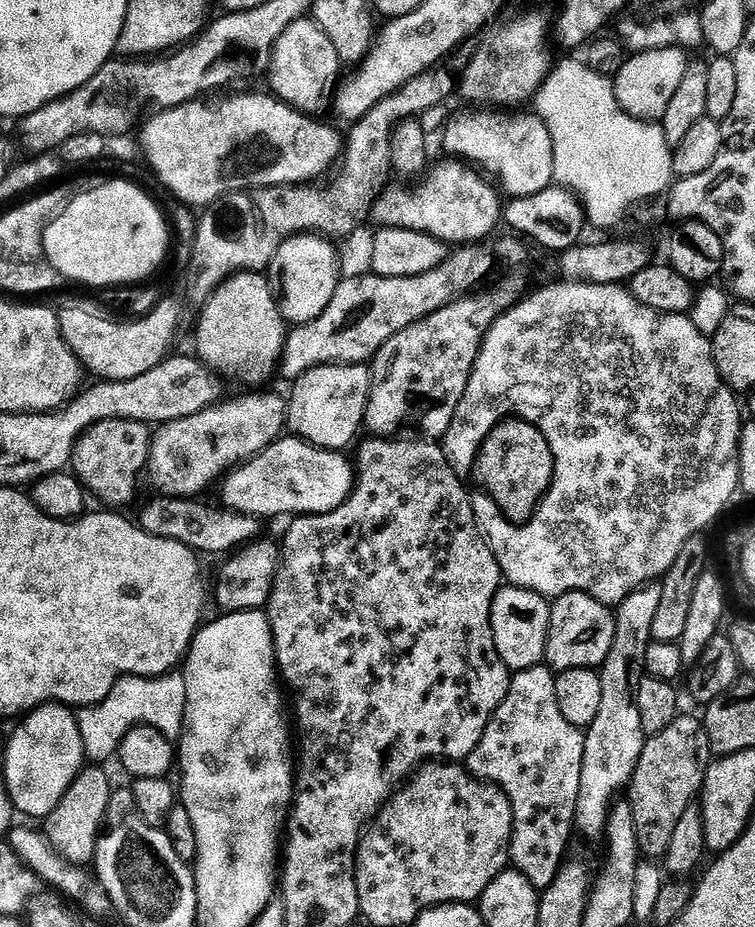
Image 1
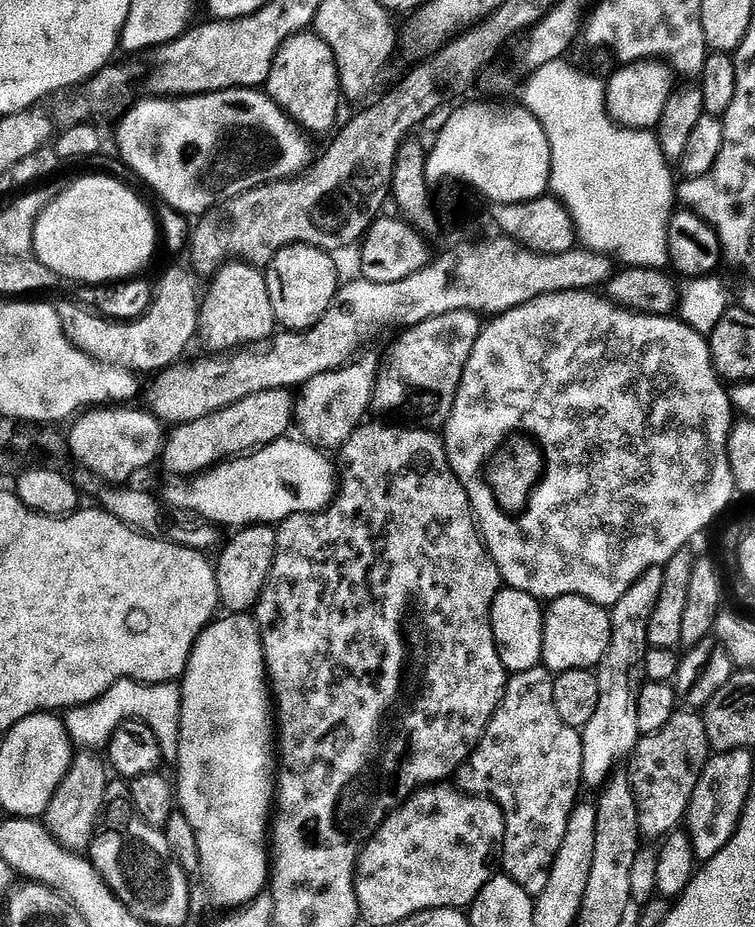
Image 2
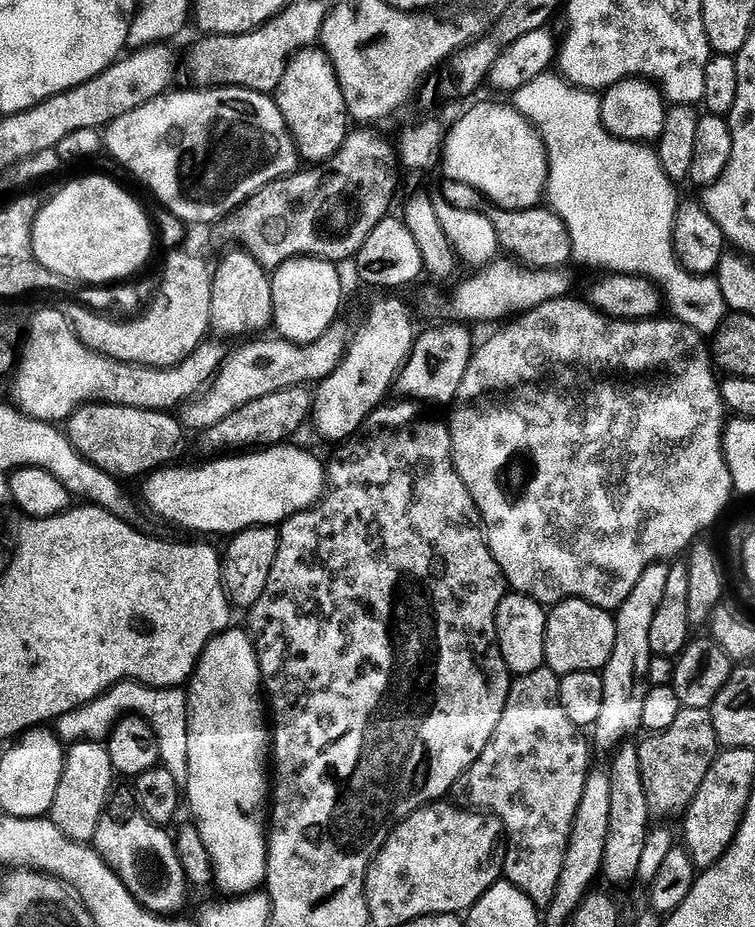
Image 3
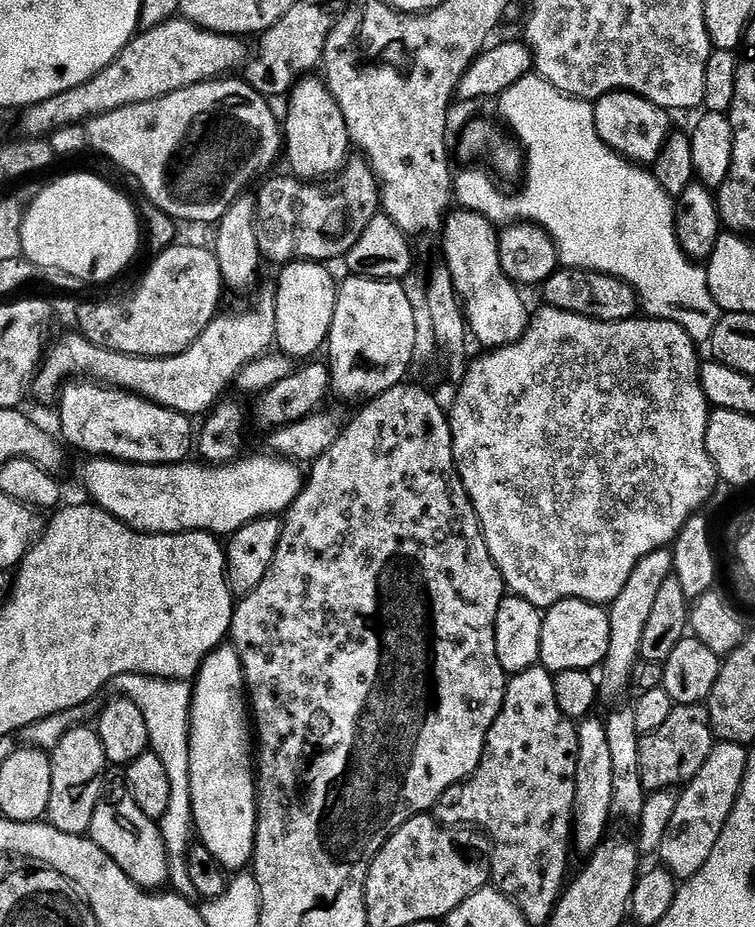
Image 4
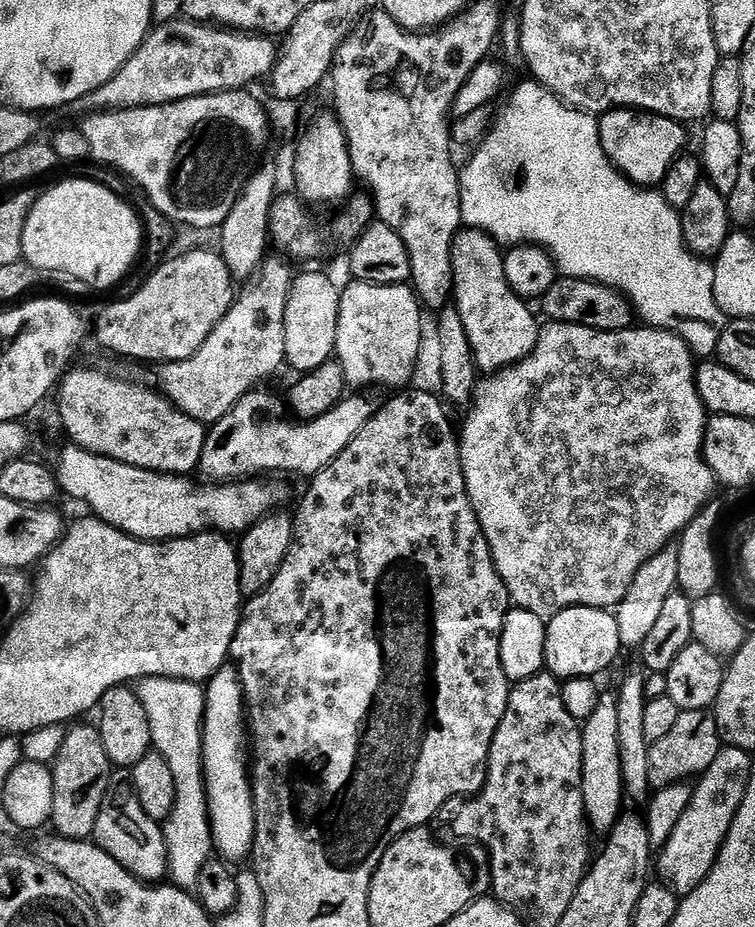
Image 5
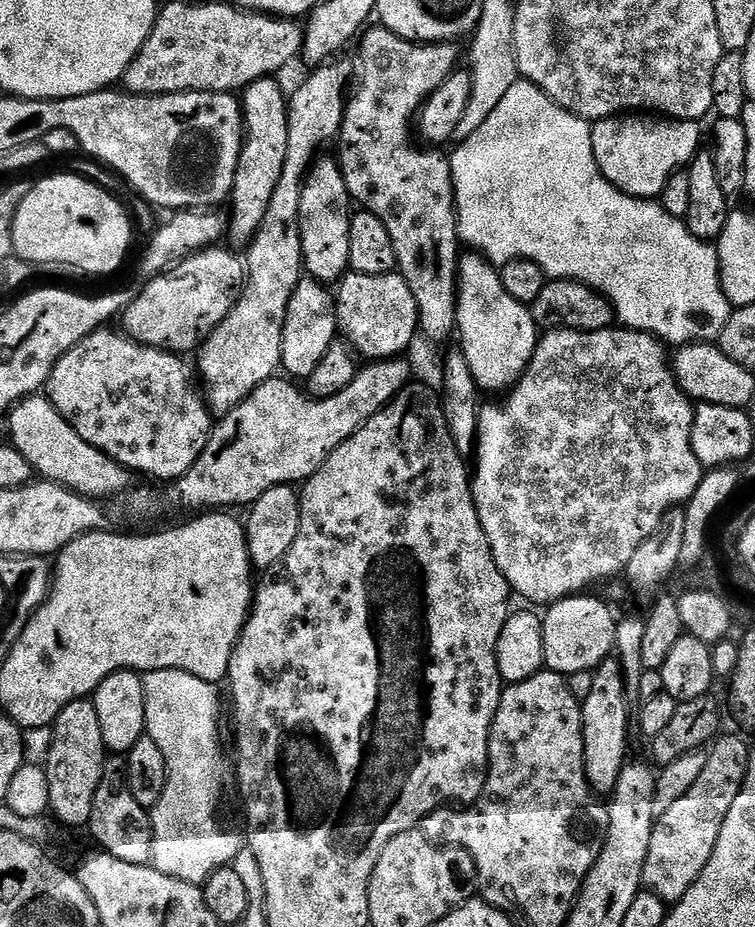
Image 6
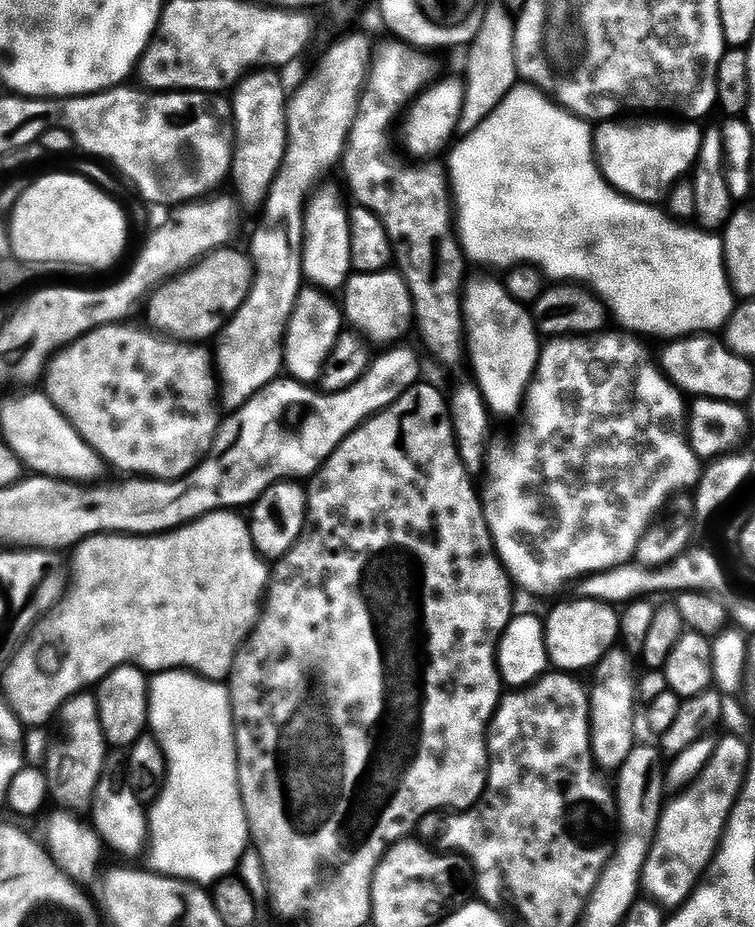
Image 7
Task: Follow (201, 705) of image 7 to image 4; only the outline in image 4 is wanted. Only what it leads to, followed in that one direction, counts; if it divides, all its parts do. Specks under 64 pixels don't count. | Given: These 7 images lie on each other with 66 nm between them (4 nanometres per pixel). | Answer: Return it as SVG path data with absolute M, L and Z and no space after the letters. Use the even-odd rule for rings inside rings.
M128 672L125 676L116 676L110 681L111 687L121 696L129 696L142 710L146 718L146 730L151 751L166 766L172 783L172 808L158 821L160 833L164 836L164 845L170 861L170 880L174 885L184 884L188 879L188 861L190 845L194 840L194 821L192 819L192 795L190 794L190 762L188 761L188 735L192 725L191 683L182 680L161 680L158 676L139 676L137 672Z

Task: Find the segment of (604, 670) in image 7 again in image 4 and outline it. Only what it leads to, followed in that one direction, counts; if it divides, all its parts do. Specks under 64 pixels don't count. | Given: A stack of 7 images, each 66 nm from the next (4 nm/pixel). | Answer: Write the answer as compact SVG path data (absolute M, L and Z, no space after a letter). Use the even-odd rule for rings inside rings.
M592 714L579 721L578 766L576 767L576 789L574 790L574 825L575 851L590 854L609 835L608 820L613 819L612 799L614 798L614 769L610 759L609 739L606 738L605 721Z

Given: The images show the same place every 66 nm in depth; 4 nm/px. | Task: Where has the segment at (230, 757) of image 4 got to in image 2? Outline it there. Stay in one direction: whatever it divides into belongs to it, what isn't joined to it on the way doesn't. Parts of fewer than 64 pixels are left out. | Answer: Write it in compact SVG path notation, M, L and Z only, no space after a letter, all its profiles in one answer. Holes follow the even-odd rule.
M228 614L208 625L208 629L198 638L192 648L192 657L182 677L180 689L180 741L178 754L174 761L180 767L180 781L174 784L178 793L178 808L190 822L194 834L197 835L198 852L201 854L200 872L204 876L204 884L212 891L212 896L220 904L243 906L251 903L261 895L270 884L270 817L274 812L274 793L278 788L278 760L274 755L274 704L270 699L270 685L266 679L264 666L264 645L262 633L257 621L248 614Z

